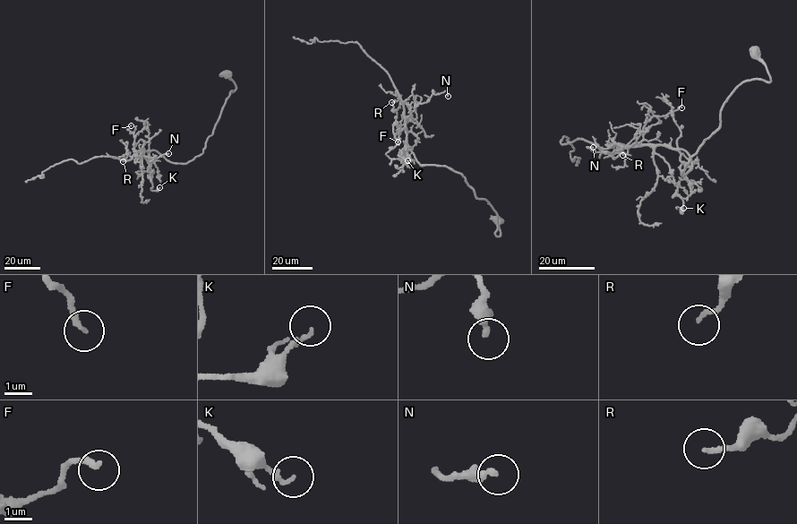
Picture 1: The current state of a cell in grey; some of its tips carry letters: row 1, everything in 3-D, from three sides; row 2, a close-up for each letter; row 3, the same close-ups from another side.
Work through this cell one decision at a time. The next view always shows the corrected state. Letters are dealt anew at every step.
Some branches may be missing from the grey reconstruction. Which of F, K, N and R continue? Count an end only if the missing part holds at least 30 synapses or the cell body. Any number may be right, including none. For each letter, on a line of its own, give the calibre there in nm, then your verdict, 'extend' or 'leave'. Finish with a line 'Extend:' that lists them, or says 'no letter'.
F: calibre 220 nm; leave
K: calibre 140 nm; leave
N: calibre 280 nm; leave
R: calibre 160 nm; leave
Extend: no letter

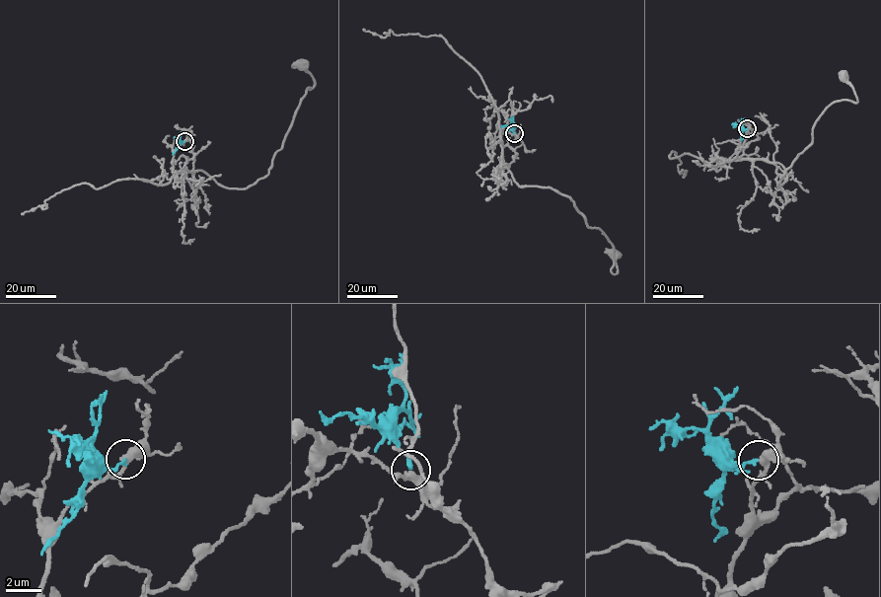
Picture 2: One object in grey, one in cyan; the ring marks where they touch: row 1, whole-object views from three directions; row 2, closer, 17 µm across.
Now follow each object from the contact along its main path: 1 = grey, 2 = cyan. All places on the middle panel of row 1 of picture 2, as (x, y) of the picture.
1: (514, 133), (496, 125), (503, 165), (516, 183), (570, 198), (587, 226), (611, 244), (614, 273), (613, 255)
2: (514, 133), (509, 127), (501, 125)

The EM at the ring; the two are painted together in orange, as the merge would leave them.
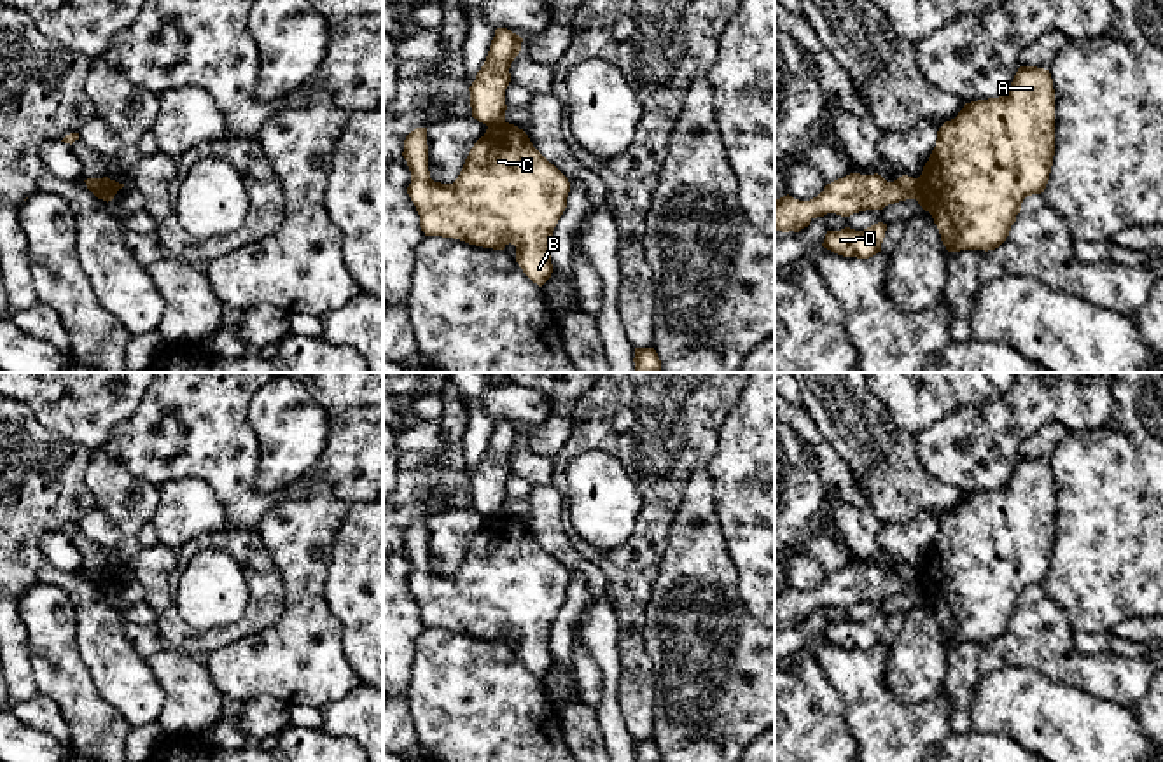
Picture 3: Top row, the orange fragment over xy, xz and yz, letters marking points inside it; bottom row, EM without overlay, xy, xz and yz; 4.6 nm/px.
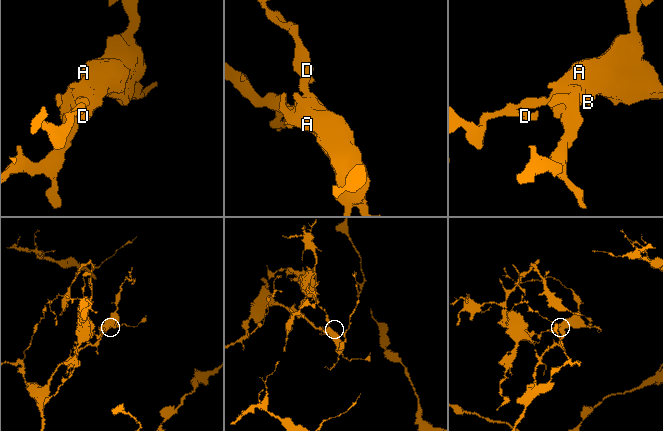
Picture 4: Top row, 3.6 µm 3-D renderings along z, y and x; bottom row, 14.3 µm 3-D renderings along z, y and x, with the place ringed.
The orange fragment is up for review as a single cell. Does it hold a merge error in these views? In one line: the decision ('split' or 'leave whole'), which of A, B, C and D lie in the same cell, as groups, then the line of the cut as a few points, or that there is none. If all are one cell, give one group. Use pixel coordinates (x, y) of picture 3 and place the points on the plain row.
split | A B C / D | xy (111, 572), (104, 591)

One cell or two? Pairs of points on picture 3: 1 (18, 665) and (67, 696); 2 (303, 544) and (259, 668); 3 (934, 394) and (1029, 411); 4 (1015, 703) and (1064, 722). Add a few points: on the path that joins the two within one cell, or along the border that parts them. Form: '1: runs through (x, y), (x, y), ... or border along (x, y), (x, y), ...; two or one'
1: border along (27, 633), (30, 673), (39, 691); two
2: runs through (303, 575), (303, 619), (285, 637); one
3: border along (1009, 390), (985, 402), (961, 408), (947, 418); two
4: runs through (1027, 706), (1051, 719); one

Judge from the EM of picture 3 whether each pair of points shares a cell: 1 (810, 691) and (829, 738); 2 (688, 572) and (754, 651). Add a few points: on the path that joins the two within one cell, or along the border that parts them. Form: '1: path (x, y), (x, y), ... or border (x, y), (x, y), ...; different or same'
1: path (815, 703), (817, 726); same
2: path (696, 591), (735, 631); same

